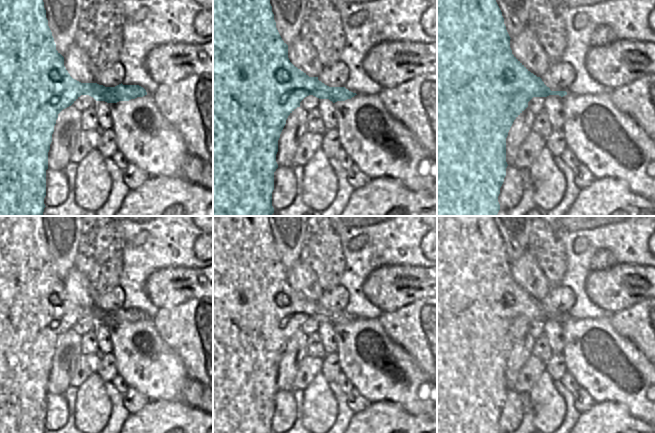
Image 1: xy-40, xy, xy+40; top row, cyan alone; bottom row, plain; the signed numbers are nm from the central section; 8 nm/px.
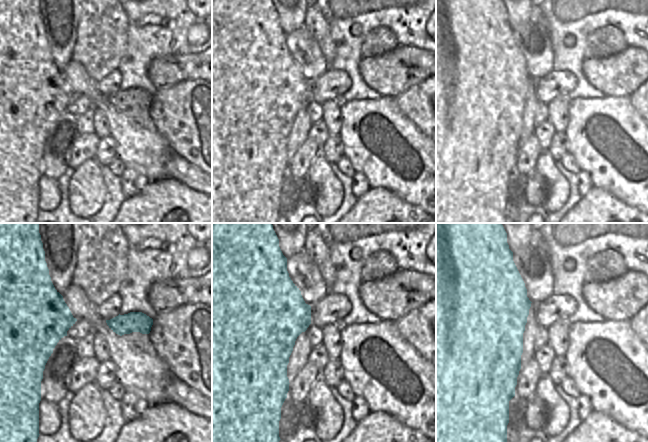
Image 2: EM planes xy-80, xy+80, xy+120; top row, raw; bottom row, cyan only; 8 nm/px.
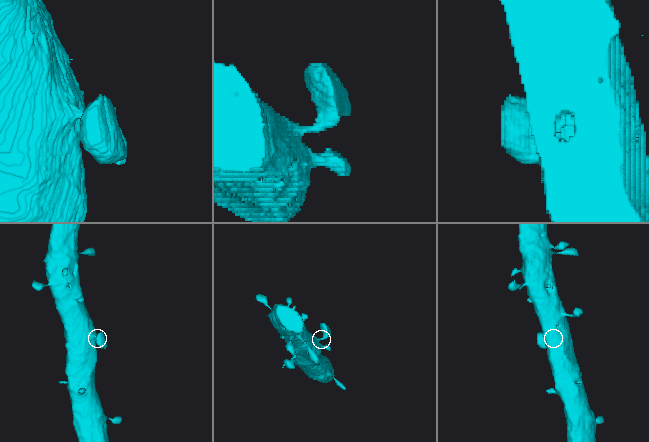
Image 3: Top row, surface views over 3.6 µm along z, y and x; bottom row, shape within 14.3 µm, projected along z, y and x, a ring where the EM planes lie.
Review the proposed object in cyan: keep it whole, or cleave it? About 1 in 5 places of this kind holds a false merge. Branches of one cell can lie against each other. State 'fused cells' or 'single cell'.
single cell

